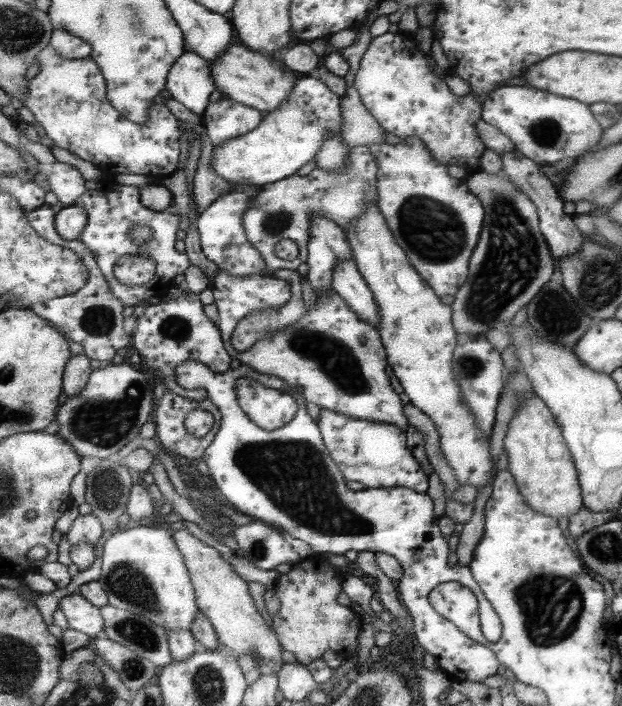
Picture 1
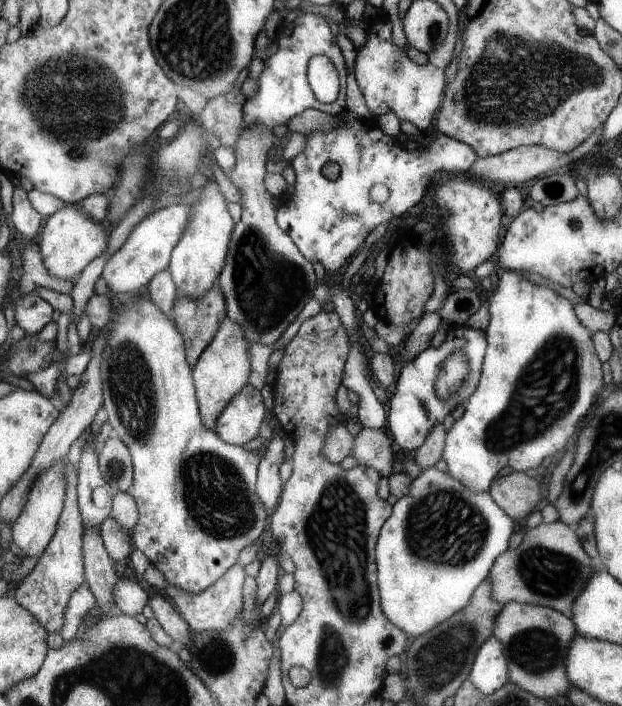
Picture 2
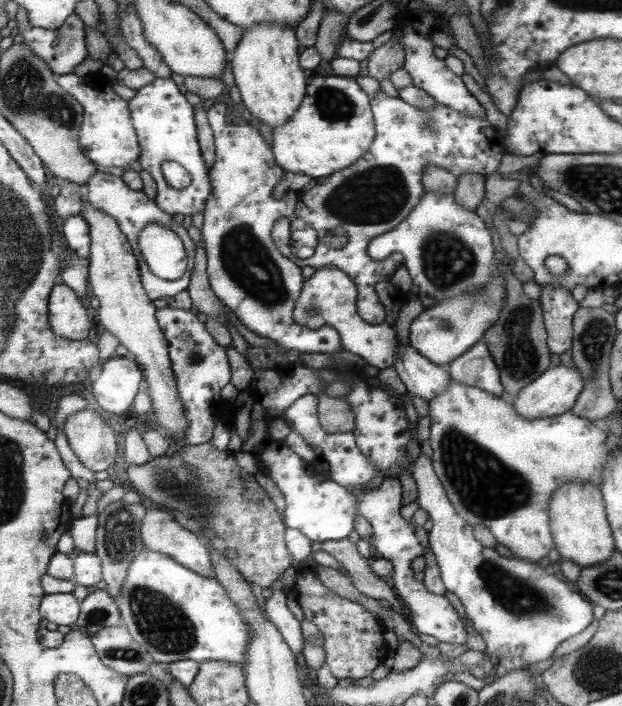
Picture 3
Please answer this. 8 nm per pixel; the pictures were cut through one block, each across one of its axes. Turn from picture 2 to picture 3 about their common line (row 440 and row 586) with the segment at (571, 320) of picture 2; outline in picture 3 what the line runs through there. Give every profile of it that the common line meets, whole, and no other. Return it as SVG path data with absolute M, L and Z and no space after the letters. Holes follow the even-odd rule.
M405 454L401 458L401 462L397 462L393 466L393 476L401 476L401 470L407 470L409 476L413 476L413 480L417 484L417 504L423 512L427 512L427 516L433 524L433 528L427 532L427 540L429 540L431 552L437 560L439 576L445 584L445 590L455 594L461 600L461 604L465 606L465 614L467 614L471 626L485 640L485 652L493 666L501 666L505 672L509 672L509 670L525 668L527 664L545 662L553 656L553 650L557 648L557 644L583 632L589 626L591 604L581 594L571 592L569 584L563 584L555 576L545 574L537 566L537 562L529 562L529 560L517 558L517 556L513 556L513 558L499 556L495 552L495 548L491 548L489 544L481 544L473 536L473 526L455 514L455 508L449 502L449 496L445 494L441 480L437 478L437 474L433 470L431 458L427 458L425 454L419 454L419 458L411 464L409 456Z

